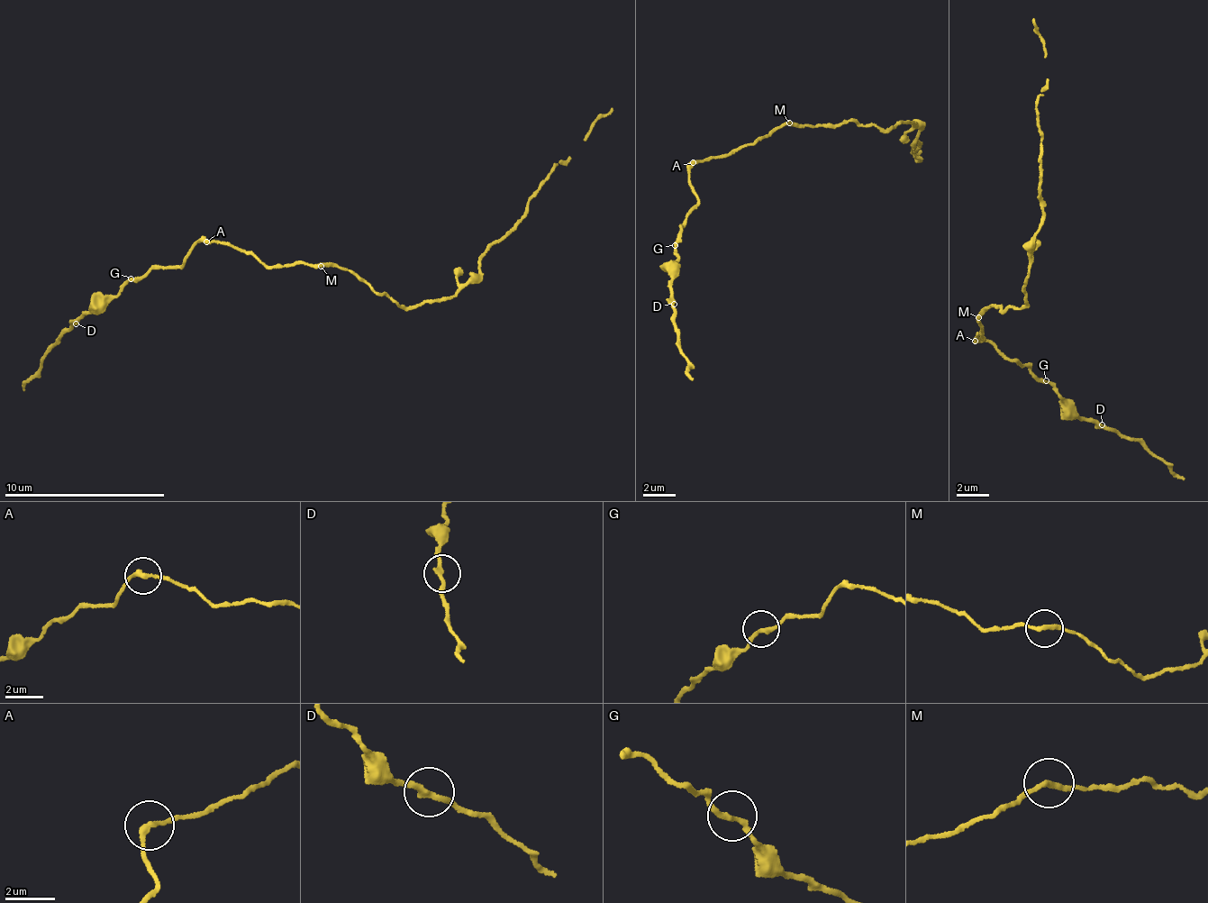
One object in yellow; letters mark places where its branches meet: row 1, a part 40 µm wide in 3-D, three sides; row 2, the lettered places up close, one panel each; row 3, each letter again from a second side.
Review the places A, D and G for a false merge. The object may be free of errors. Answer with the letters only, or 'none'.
none

